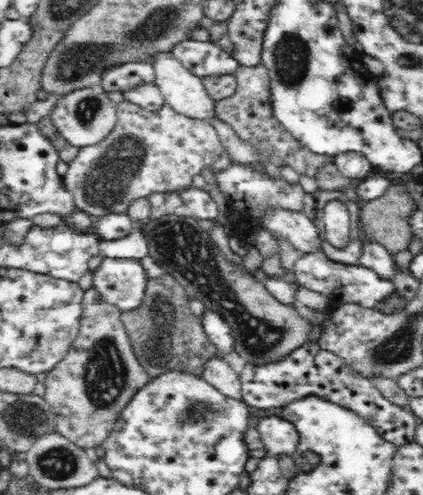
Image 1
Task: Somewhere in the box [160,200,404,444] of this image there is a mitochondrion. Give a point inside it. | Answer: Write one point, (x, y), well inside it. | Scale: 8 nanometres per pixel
(201, 411)

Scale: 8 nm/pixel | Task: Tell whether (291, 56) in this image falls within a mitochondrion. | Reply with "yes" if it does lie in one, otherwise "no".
yes

